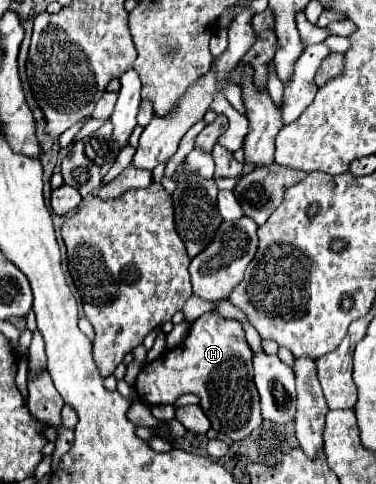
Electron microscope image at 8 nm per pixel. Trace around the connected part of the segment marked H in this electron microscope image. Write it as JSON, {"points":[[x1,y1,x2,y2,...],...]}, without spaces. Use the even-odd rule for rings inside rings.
{"points":[[205,313,201,315,193,325,183,341,181,349,165,351,159,359,147,363,141,369,134,383,137,395,147,405,173,405,177,397,183,393,197,393,201,397,201,405,205,415,209,417,215,431,227,435,233,441,245,439,253,429,261,425,261,413,259,413,259,395,253,385,253,351,245,341,245,329,243,323,237,319,225,319,217,313]]}

